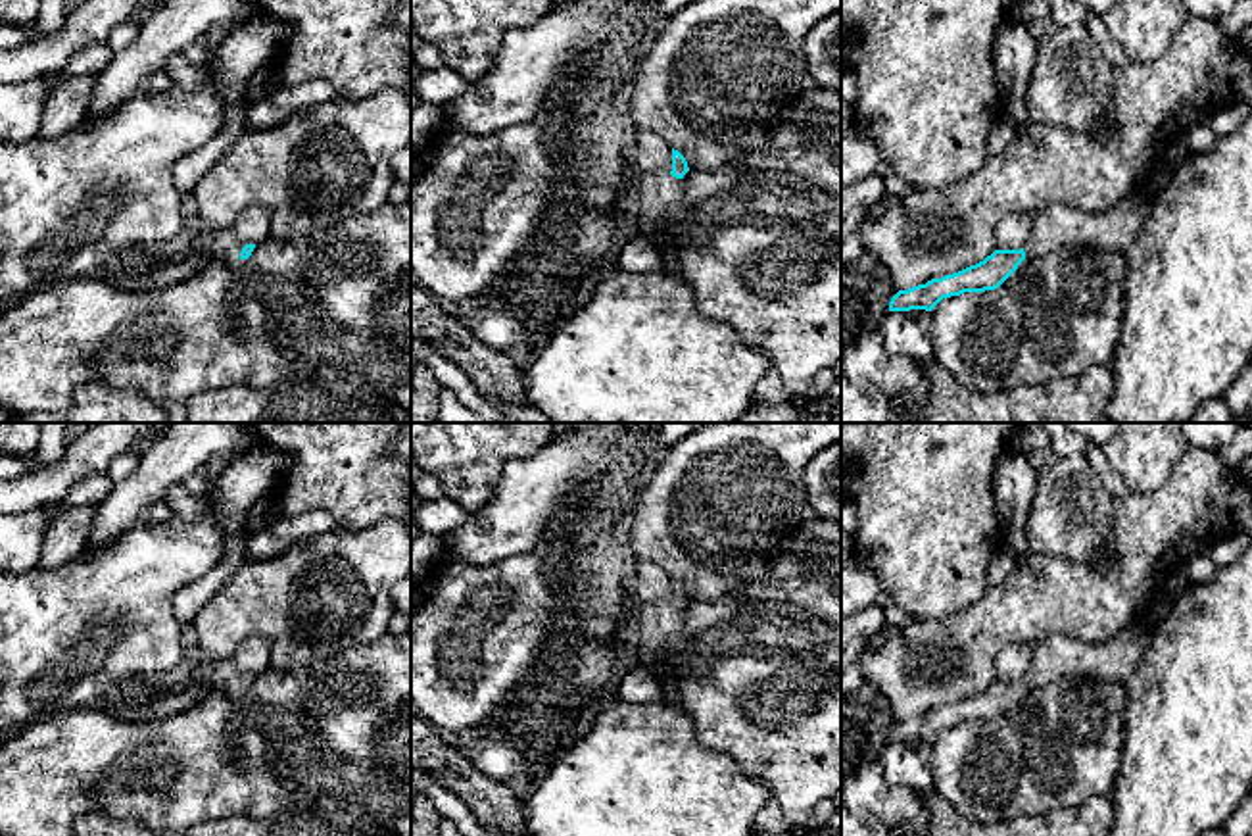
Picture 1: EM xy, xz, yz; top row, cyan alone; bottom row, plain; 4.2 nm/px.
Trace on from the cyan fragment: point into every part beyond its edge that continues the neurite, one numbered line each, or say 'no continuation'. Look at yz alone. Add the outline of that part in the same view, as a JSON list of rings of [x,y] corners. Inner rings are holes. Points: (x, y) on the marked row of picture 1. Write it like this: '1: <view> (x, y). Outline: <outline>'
1: yz (1114, 229). Outline: [[[1137,192],[1100,213],[1070,206],[1041,211],[1023,242],[1025,259],[1041,258],[1062,246],[1091,246],[1123,252],[1139,236],[1148,215],[1152,192]]]

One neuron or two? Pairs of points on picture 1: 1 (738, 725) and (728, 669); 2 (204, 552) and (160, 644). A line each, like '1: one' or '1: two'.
1: one
2: one

